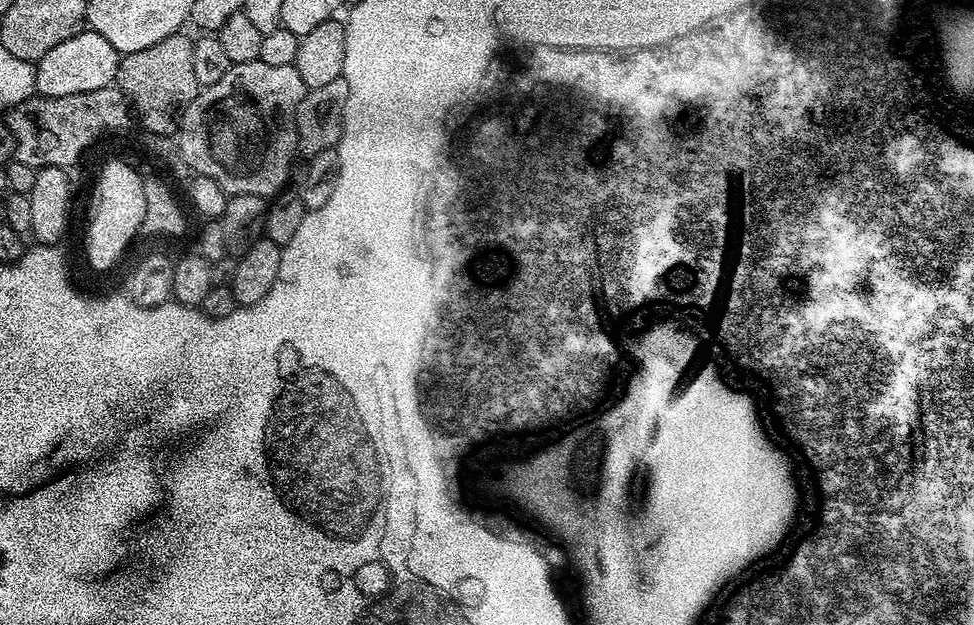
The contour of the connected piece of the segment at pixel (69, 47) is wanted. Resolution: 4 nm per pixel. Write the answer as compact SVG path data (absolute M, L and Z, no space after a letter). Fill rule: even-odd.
M91 30L74 34L74 38L66 38L66 42L54 46L54 50L46 53L41 60L35 61L36 92L50 98L66 98L66 94L86 94L86 90L111 88L120 65L120 57L121 53L116 52L114 46L110 46L110 42L106 42L106 38L102 38L102 34Z

